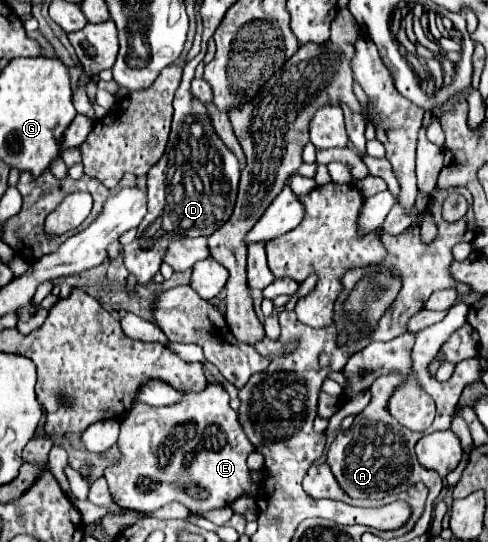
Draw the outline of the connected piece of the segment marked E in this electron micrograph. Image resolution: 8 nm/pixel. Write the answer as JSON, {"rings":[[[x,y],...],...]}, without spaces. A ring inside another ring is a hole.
{"rings":[[[208,383],[204,391],[184,391],[184,399],[168,407],[150,407],[134,403],[130,413],[120,421],[120,459],[106,467],[104,477],[110,487],[110,495],[116,505],[136,511],[154,511],[172,501],[180,501],[192,511],[212,511],[218,507],[228,507],[242,495],[258,492],[260,482],[250,479],[246,463],[248,453],[254,445],[244,435],[238,413],[228,405],[230,397],[218,383]]]}

